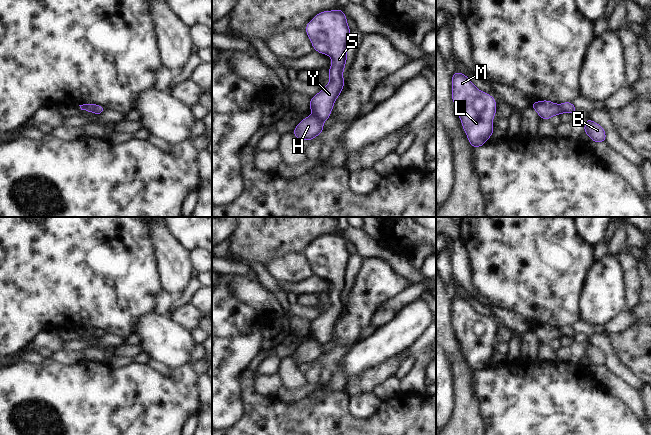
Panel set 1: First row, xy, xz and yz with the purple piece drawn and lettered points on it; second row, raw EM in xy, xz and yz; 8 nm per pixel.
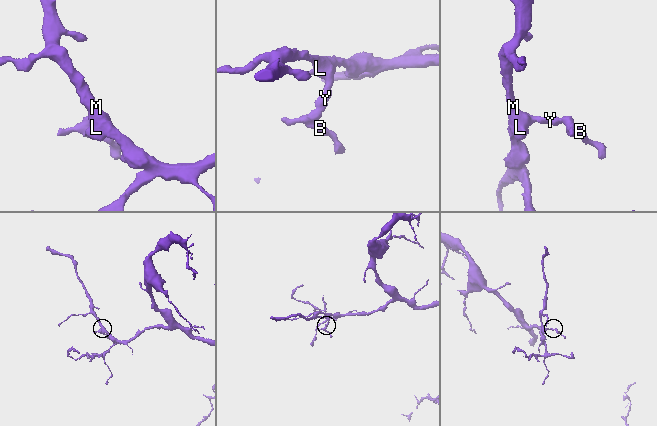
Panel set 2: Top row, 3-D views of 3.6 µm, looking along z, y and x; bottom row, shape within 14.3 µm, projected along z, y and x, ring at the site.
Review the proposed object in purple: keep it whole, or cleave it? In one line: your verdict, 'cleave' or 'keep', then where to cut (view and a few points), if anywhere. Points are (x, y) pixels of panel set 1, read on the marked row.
cleave; cut in xz along (314, 114), (322, 121)

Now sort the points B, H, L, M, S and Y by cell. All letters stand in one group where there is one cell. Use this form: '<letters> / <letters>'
B H / L M S Y

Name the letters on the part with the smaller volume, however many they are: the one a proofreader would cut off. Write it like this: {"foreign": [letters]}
{"foreign": ["B", "H"]}

